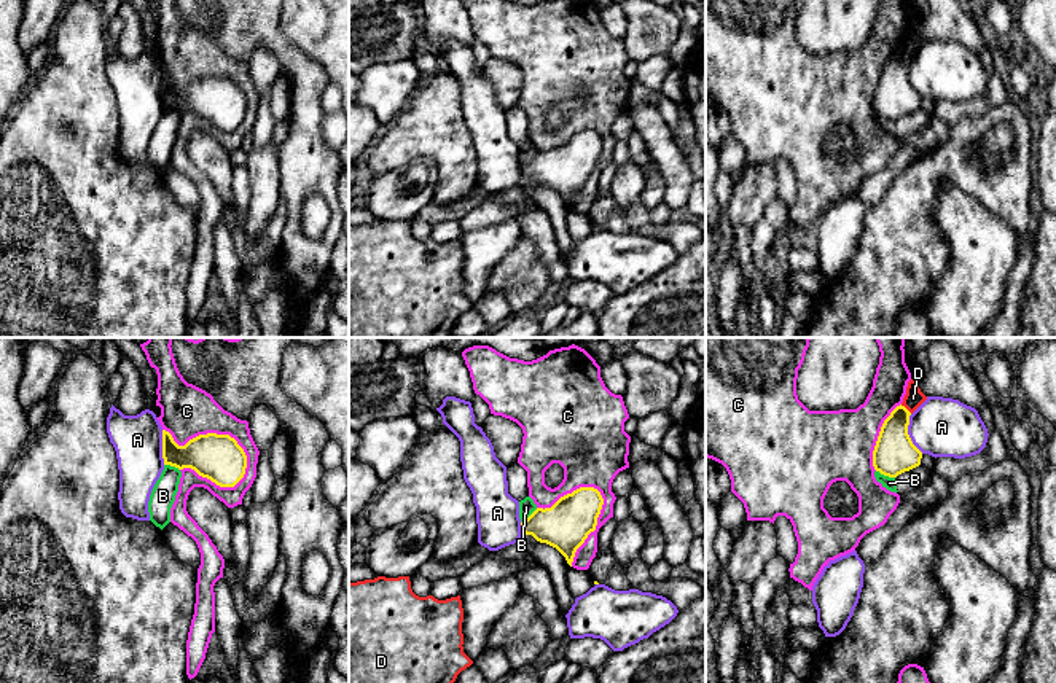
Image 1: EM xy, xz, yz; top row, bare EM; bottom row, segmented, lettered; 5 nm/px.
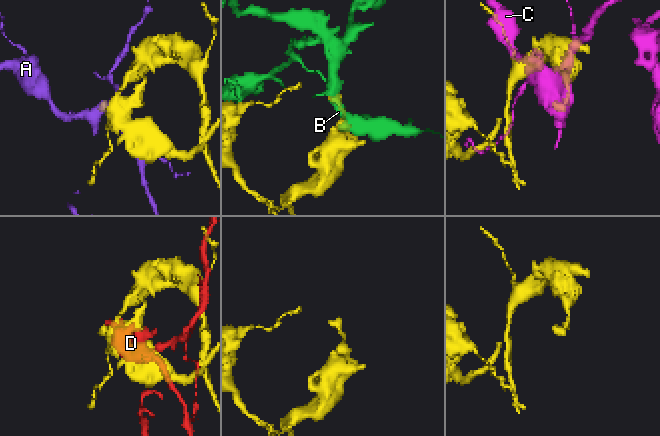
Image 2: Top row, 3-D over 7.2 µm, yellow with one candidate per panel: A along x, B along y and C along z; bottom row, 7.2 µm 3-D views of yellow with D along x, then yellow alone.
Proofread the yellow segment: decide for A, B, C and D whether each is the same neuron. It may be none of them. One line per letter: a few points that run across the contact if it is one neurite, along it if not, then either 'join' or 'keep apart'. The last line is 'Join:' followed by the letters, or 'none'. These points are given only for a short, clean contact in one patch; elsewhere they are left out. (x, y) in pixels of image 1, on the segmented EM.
A: keep apart
B: yz (876, 470), (894, 478) | keep apart
C: keep apart
D: keep apart
Join: none

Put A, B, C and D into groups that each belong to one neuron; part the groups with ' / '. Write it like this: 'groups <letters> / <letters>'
groups A / B / C / D

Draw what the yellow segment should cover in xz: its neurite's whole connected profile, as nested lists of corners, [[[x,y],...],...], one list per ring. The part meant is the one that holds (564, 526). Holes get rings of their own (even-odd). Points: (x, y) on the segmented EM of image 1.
[[[580,487],[551,508],[537,508],[521,522],[521,532],[556,548],[572,567],[577,549],[596,530],[604,498],[594,487]]]

